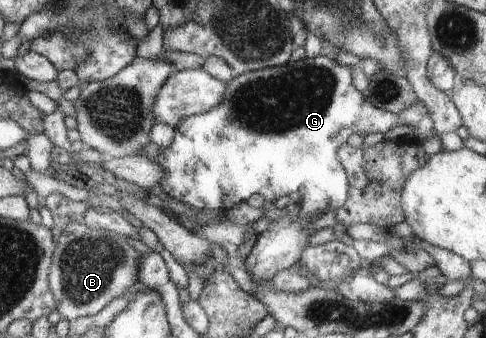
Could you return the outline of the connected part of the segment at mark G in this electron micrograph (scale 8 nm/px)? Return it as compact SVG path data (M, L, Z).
M317 56L316 58L304 58L297 62L291 62L284 66L270 67L261 71L247 72L235 78L235 81L228 86L226 96L223 103L217 106L217 109L201 115L192 115L186 117L178 123L175 128L175 138L167 148L160 148L159 155L156 160L161 167L164 168L165 177L162 179L161 188L167 196L188 205L189 207L203 210L215 209L222 212L227 212L235 206L246 203L251 196L255 194L261 195L263 198L274 202L283 196L295 196L295 194L305 194L305 192L313 192L313 194L325 194L329 196L327 210L324 213L338 209L340 210L349 199L350 191L352 190L349 176L347 175L344 165L339 159L340 149L347 145L351 134L367 135L370 133L387 133L390 129L396 128L398 125L417 125L425 116L430 117L427 106L420 100L419 104L415 104L412 108L401 113L391 113L390 111L382 111L379 107L374 106L364 92L357 90L355 86L355 74L351 67L341 66L336 60L326 58L325 56Z

